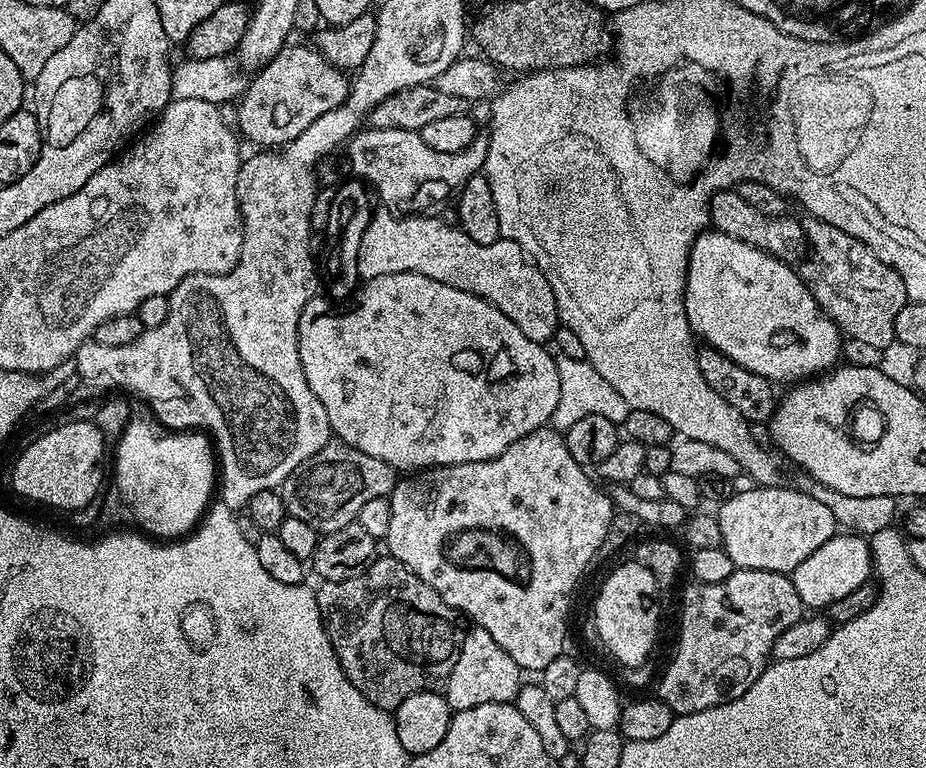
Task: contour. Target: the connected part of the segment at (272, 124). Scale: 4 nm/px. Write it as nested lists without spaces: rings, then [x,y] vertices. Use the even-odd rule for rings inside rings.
[[[294,44],[282,49],[276,57],[268,61],[263,68],[253,75],[256,76],[253,80],[251,77],[247,81],[244,95],[239,97],[238,103],[235,105],[235,107],[237,106],[237,125],[235,124],[235,127],[238,129],[239,135],[245,141],[248,139],[252,144],[260,144],[256,146],[283,146],[289,144],[291,140],[298,138],[298,134],[302,134],[306,130],[306,126],[310,126],[310,122],[322,118],[322,114],[326,114],[331,108],[337,108],[348,96],[350,80],[349,77],[344,77],[347,75],[341,69],[333,68],[316,51],[315,47],[303,48],[300,44]]]

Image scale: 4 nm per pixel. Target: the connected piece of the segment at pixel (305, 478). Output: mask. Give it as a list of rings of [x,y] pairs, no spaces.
[[[333,438],[328,441],[326,446],[322,446],[322,450],[318,450],[318,454],[310,454],[310,458],[306,458],[306,462],[299,464],[284,479],[278,491],[287,515],[302,518],[302,522],[314,526],[314,530],[318,534],[323,534],[342,530],[342,526],[353,523],[358,510],[362,510],[362,505],[370,502],[370,498],[391,497],[392,492],[396,489],[397,479],[397,469],[392,468],[386,462],[382,462],[382,458],[374,458],[374,454],[366,454],[362,450],[344,443],[339,438]]]

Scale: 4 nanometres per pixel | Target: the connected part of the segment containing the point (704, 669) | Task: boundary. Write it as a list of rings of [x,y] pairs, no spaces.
[[[736,568],[722,582],[692,582],[689,585],[684,592],[684,609],[680,612],[680,641],[676,644],[676,653],[660,685],[654,689],[658,699],[666,702],[676,714],[710,710],[746,694],[772,660],[772,647],[778,642],[778,634],[790,630],[806,612],[802,598],[798,598],[798,590],[794,590],[792,577],[786,572]]]

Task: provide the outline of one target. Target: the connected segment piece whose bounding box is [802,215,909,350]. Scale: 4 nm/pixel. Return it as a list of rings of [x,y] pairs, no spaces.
[[[809,215],[803,217],[802,223],[812,255],[807,261],[806,280],[820,308],[848,340],[870,342],[870,346],[878,346],[881,350],[893,347],[894,318],[898,318],[898,310],[909,303],[900,272],[879,260],[870,246],[838,230],[838,226],[830,226],[817,216]]]

